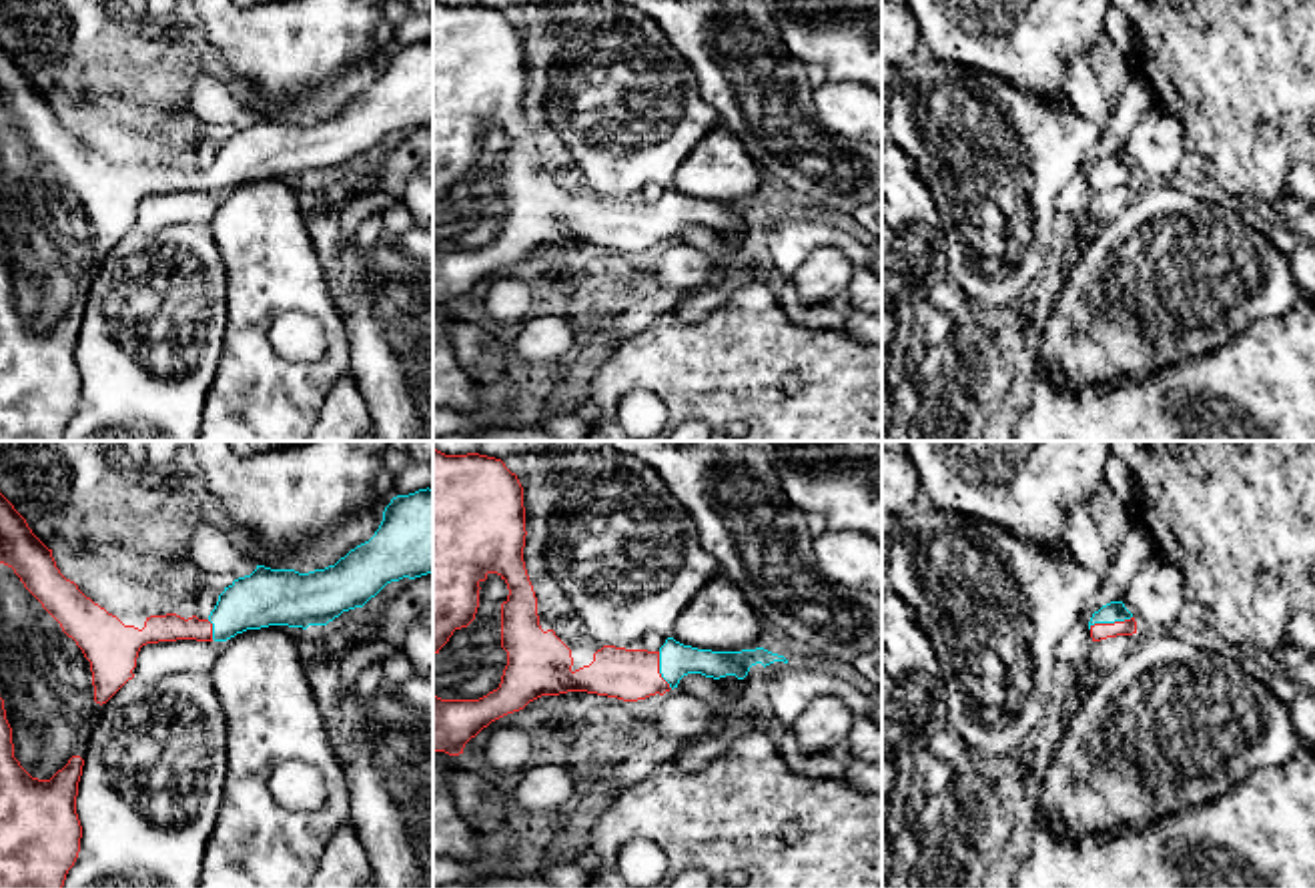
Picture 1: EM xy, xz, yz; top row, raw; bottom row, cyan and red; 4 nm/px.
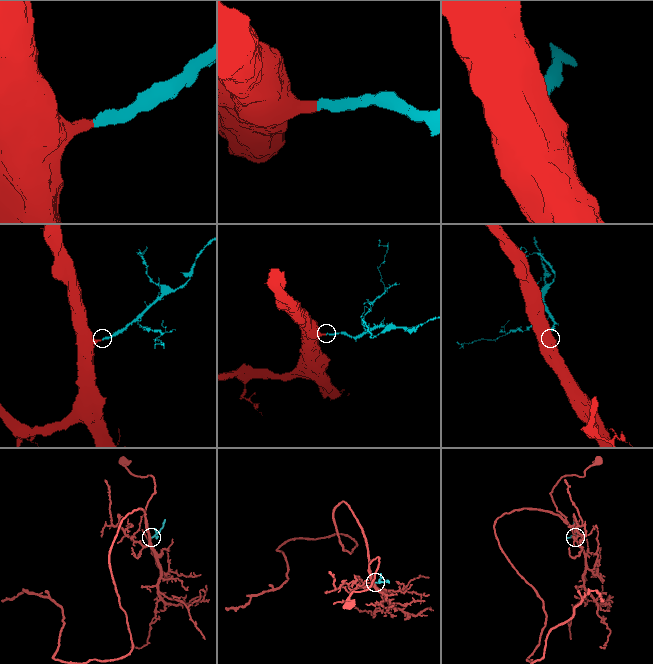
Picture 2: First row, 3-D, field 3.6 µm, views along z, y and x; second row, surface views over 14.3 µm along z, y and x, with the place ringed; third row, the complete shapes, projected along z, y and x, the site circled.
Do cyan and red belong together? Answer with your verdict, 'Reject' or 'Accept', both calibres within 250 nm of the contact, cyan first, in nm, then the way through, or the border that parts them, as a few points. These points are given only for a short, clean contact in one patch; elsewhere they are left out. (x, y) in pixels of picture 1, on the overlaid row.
Accept. Thickness 80 nm (cyan) against 70 nm. Path across: yz (1113, 612), (1109, 622), (1099, 632)

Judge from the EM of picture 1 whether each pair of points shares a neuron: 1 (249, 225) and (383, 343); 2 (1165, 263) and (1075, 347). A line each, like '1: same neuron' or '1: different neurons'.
1: different neurons
2: same neuron

